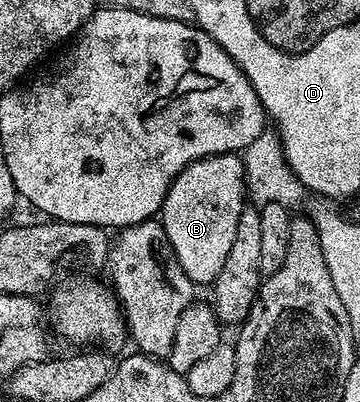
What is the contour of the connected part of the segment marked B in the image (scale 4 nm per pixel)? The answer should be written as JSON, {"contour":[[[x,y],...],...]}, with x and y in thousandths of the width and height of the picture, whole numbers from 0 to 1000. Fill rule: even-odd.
{"contour":[[[658,381],[544,398],[489,438],[450,500],[444,550],[500,664],[539,706],[592,704],[656,587],[656,547],[678,520],[683,440]],[[675,493],[675,502],[672,502]]]}

